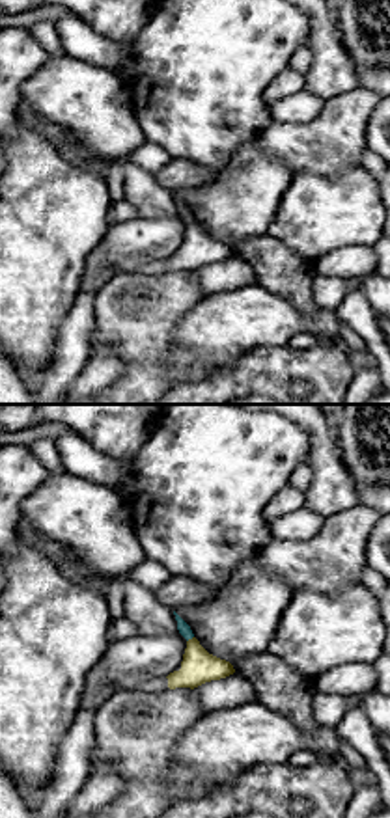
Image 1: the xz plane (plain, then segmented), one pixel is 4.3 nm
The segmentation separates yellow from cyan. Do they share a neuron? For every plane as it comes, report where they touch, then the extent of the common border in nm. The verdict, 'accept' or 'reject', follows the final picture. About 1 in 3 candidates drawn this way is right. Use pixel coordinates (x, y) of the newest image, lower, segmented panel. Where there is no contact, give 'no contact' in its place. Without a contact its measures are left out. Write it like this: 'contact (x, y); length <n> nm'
contact (189, 640); length 40 nm

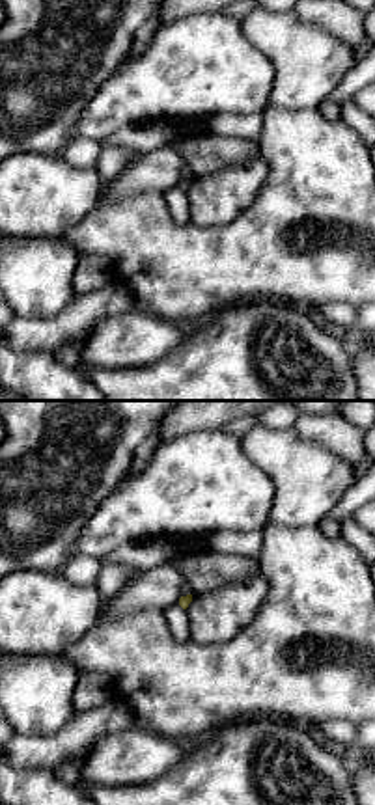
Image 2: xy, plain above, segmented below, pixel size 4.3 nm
no contact

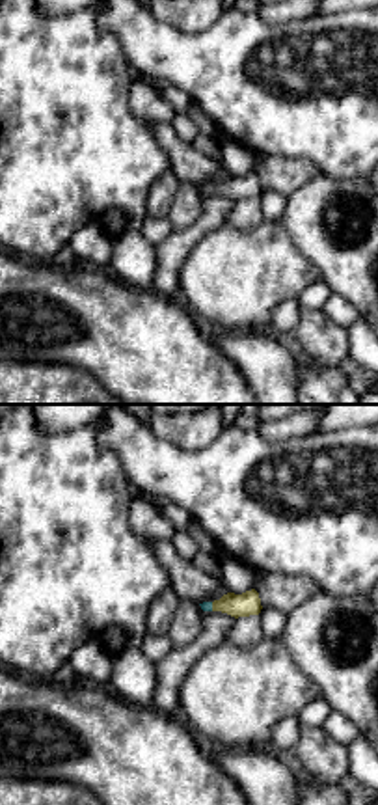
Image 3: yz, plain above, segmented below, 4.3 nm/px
contact (213, 606); length 40 nm

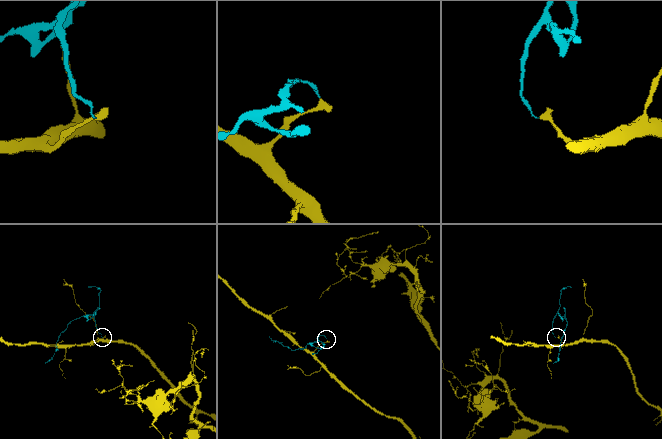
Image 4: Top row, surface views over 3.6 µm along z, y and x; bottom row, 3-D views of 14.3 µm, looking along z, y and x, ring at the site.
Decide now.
accept

